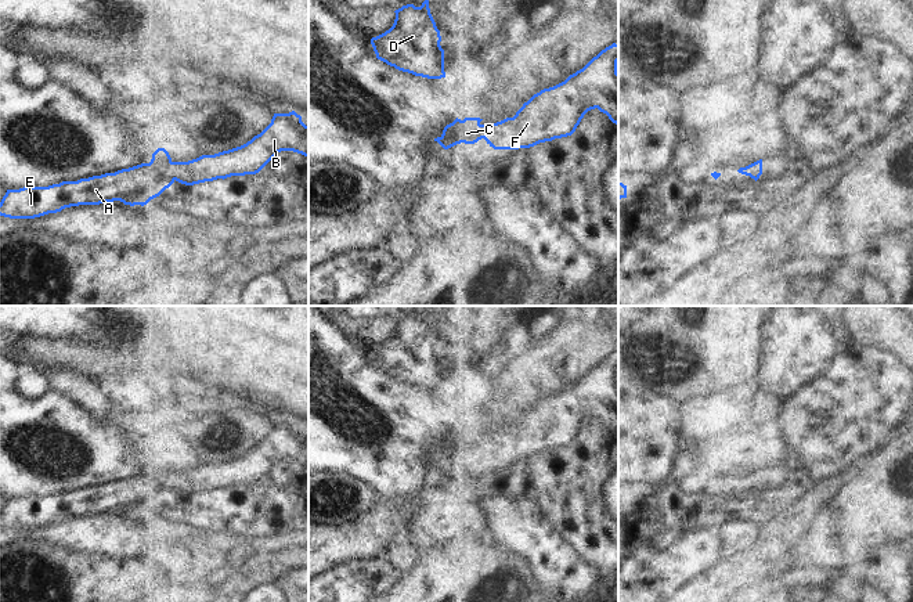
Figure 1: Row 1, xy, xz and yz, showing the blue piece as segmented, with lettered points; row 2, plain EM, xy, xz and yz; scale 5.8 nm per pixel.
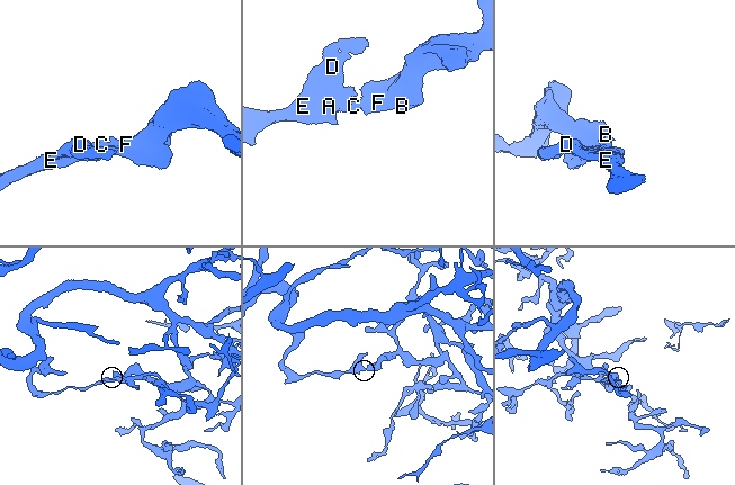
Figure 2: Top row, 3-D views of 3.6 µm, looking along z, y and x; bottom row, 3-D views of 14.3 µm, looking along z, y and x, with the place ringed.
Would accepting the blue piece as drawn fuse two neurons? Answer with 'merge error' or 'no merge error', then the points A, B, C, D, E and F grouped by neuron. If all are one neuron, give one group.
no merge error | A B C D E F

